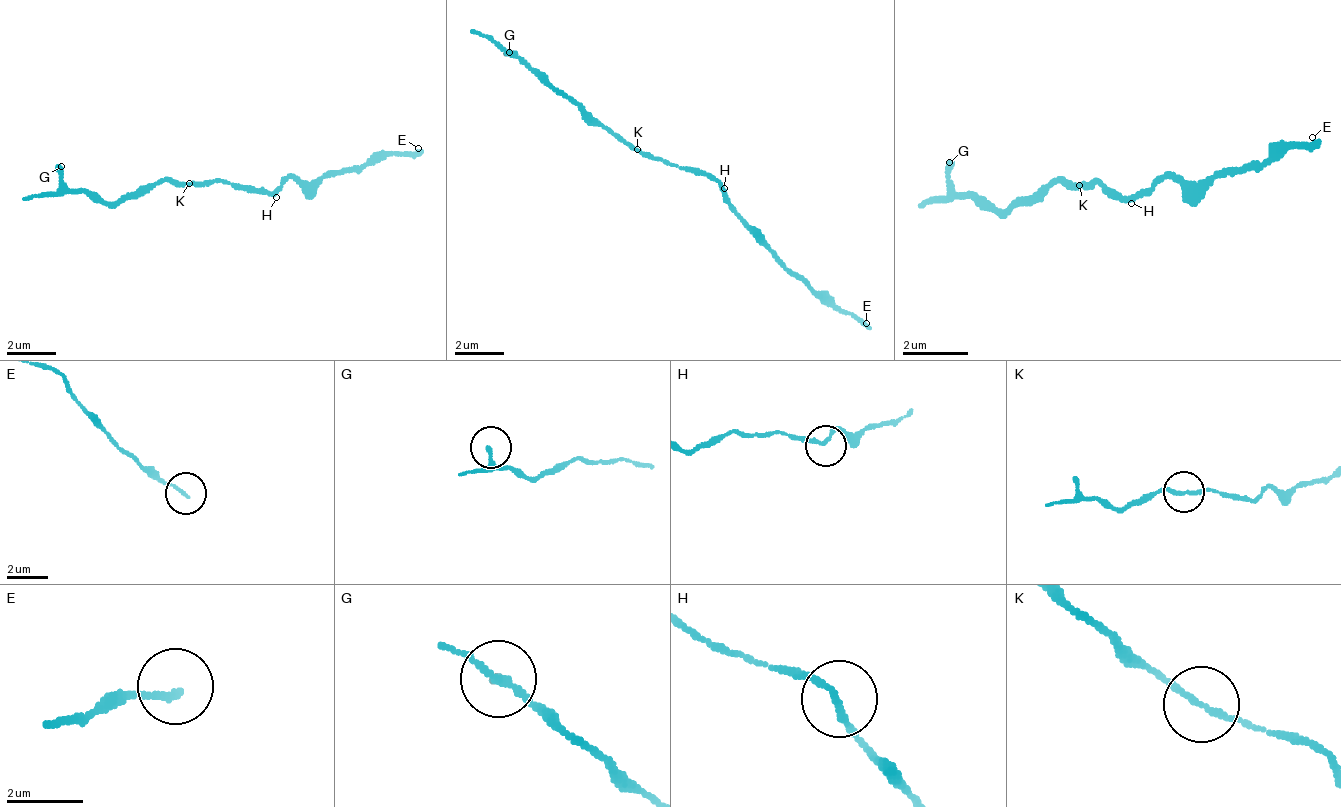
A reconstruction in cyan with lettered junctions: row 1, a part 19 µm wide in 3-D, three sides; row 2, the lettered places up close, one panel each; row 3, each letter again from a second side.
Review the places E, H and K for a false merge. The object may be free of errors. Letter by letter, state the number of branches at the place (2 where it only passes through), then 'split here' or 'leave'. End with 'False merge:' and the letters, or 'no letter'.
E: 1 | leave
H: 2 | leave
K: 2 | leave
False merge: no letter

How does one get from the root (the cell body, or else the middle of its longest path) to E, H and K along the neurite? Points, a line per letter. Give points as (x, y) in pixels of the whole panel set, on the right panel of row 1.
E: (1106, 187), (1114, 195), (1147, 195), (1164, 179), (1222, 179), (1230, 170), (1255, 170), (1271, 154), (1312, 137)
H: (1106, 187), (1131, 203)
K: (1106, 187), (1081, 187)

